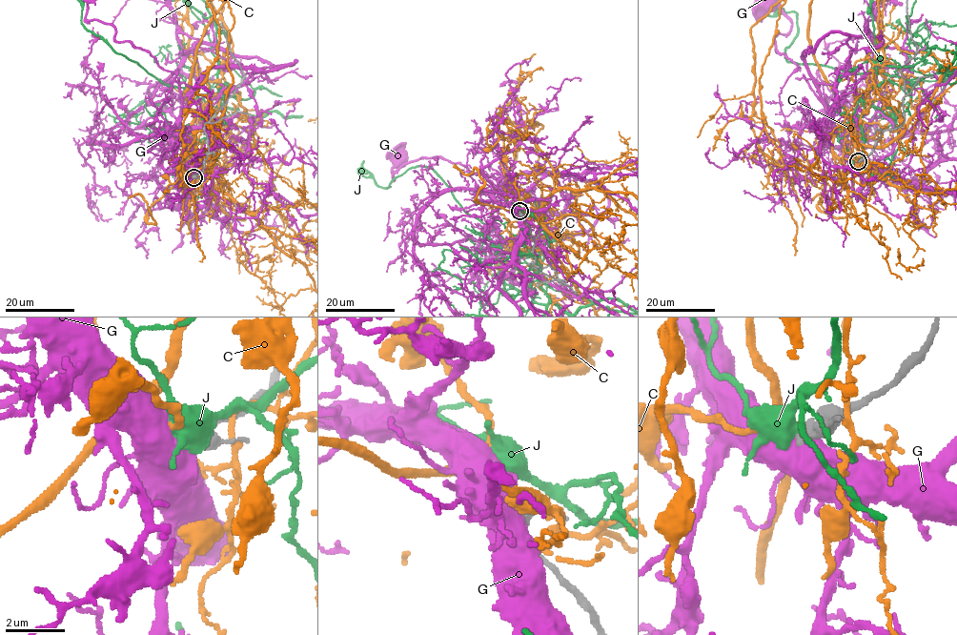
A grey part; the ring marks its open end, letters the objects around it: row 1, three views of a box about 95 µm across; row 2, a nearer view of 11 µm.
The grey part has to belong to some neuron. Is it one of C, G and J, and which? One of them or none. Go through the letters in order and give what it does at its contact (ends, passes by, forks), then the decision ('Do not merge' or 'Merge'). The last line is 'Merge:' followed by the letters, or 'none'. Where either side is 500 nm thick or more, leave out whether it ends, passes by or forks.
C: Do not merge
G: Do not merge
J: Do not merge
Merge: none

